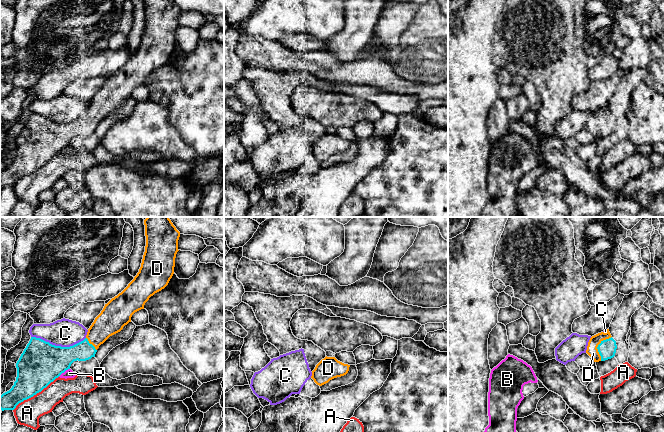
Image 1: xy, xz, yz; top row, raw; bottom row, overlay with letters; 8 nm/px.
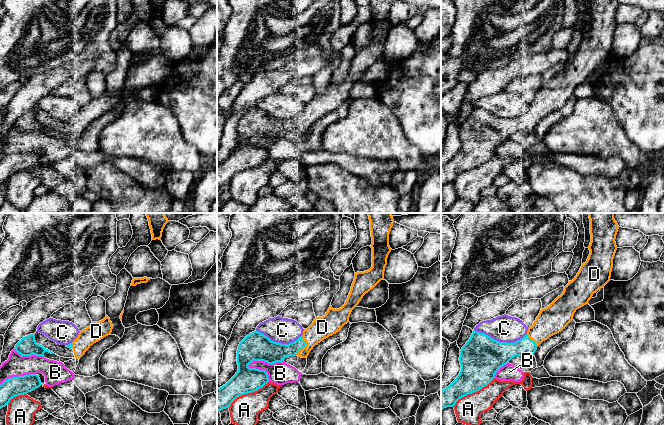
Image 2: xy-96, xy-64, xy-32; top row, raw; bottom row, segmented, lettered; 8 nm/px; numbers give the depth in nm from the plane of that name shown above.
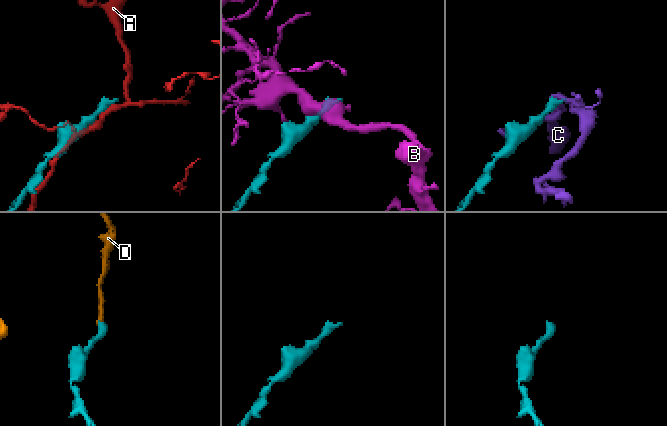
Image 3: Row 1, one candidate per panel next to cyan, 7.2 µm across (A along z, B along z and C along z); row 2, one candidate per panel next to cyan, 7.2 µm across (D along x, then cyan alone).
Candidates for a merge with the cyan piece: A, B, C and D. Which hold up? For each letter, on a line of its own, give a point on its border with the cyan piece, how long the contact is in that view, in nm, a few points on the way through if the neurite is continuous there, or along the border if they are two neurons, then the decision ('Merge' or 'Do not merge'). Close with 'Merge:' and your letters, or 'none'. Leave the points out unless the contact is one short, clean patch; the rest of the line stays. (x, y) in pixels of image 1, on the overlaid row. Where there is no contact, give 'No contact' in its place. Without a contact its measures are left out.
A: Touches cyan at xy (35, 394). Shared border 460 nm. Do not merge
B: Touches cyan at xy (63, 372). Shared border 120 nm. Do not merge
C: Touches cyan at xy (58, 346). Shared border 440 nm. Do not merge
D: Touches cyan at yz (598, 346). Shared border 220 nm. Merge
Merge: D

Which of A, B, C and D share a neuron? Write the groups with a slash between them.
A / B / C / D

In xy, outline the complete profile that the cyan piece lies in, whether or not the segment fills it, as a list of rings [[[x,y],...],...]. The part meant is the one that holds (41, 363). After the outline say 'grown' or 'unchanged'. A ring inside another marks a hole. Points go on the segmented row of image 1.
[[[147,217],[144,225],[145,252],[134,279],[105,304],[83,341],[70,347],[61,347],[31,337],[16,363],[17,377],[14,385],[0,396],[2,411],[14,410],[19,403],[41,392],[70,369],[74,361],[86,361],[95,357],[101,344],[120,332],[131,322],[135,312],[144,309],[151,296],[168,285],[174,274],[180,232],[169,217]]]; grown

